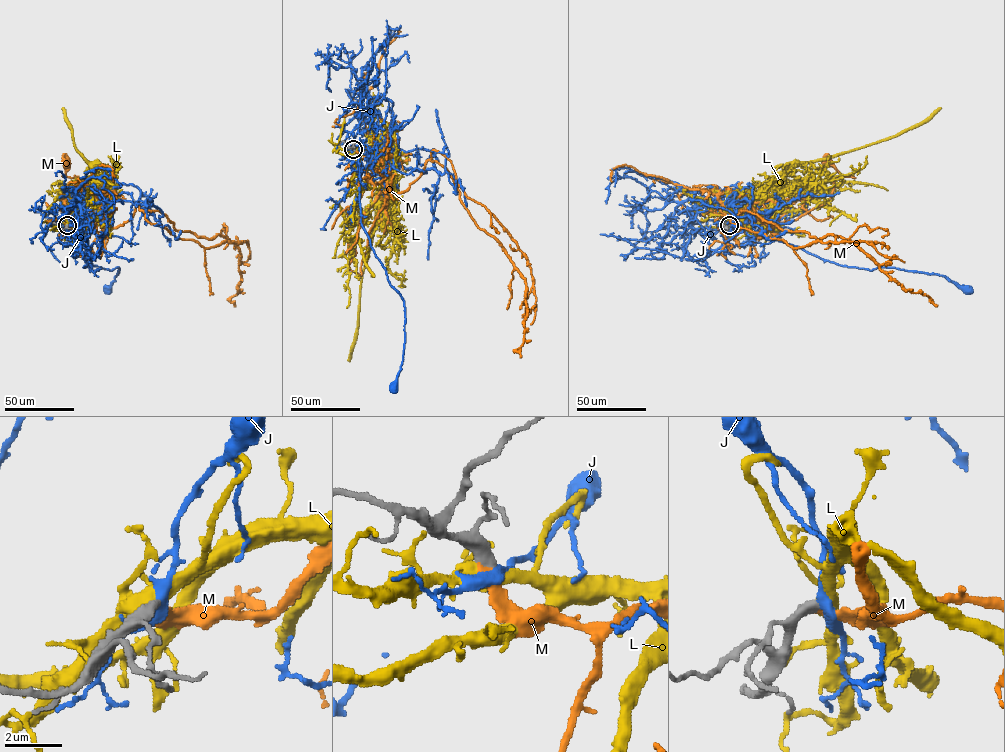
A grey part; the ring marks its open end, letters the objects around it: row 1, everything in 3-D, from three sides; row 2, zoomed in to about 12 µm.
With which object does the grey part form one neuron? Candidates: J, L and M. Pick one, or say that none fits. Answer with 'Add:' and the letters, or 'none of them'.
Add: M

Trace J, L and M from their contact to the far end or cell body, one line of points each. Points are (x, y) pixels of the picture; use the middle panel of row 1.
J: (354, 149), (373, 132), (388, 145), (361, 172), (359, 195), (361, 224), (404, 302), (403, 359), (394, 387)
L: (353, 149), (380, 148), (388, 158), (388, 169), (387, 189), (376, 214), (362, 271), (356, 334), (349, 361)
M: (353, 149), (360, 152), (376, 149), (387, 186), (384, 204), (369, 232), (360, 275), (349, 266), (352, 246)

